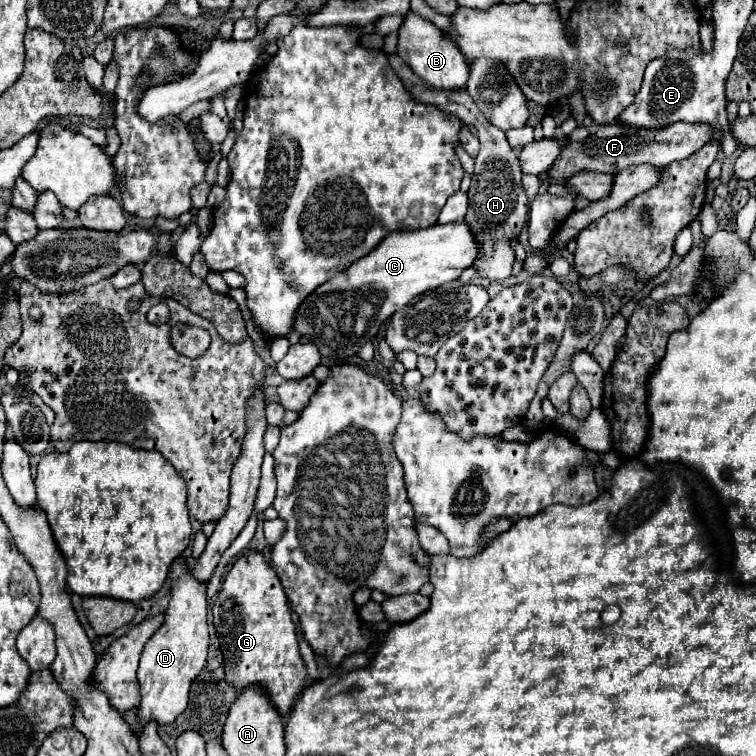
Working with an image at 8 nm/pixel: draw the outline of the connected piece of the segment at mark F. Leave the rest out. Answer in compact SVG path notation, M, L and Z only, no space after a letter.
M610 123L600 125L594 135L590 135L586 141L570 141L562 155L556 159L556 163L548 169L548 175L554 179L568 179L578 171L598 171L598 173L610 173L616 175L626 167L632 165L652 165L652 167L666 167L672 161L684 159L696 149L700 149L704 143L710 141L710 129L714 129L708 123L672 123L666 127L650 129L650 127L630 127L622 123Z

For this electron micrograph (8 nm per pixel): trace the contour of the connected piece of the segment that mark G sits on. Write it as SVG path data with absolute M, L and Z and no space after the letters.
M246 551L242 557L238 557L232 563L232 567L224 575L222 589L216 595L212 613L214 613L214 627L220 639L220 649L224 655L224 667L226 667L228 681L234 683L238 691L252 683L262 683L272 695L274 707L282 715L286 715L294 699L306 687L306 667L298 651L298 641L294 635L294 623L290 619L290 607L288 607L286 593L262 551Z

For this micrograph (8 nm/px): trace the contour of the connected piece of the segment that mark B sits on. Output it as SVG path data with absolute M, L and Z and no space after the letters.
M412 13L406 17L404 25L398 31L398 55L410 65L410 69L432 89L438 91L460 91L466 89L470 67L462 53L456 49L454 43L444 39L442 31L434 27L430 21L422 19L420 15Z

